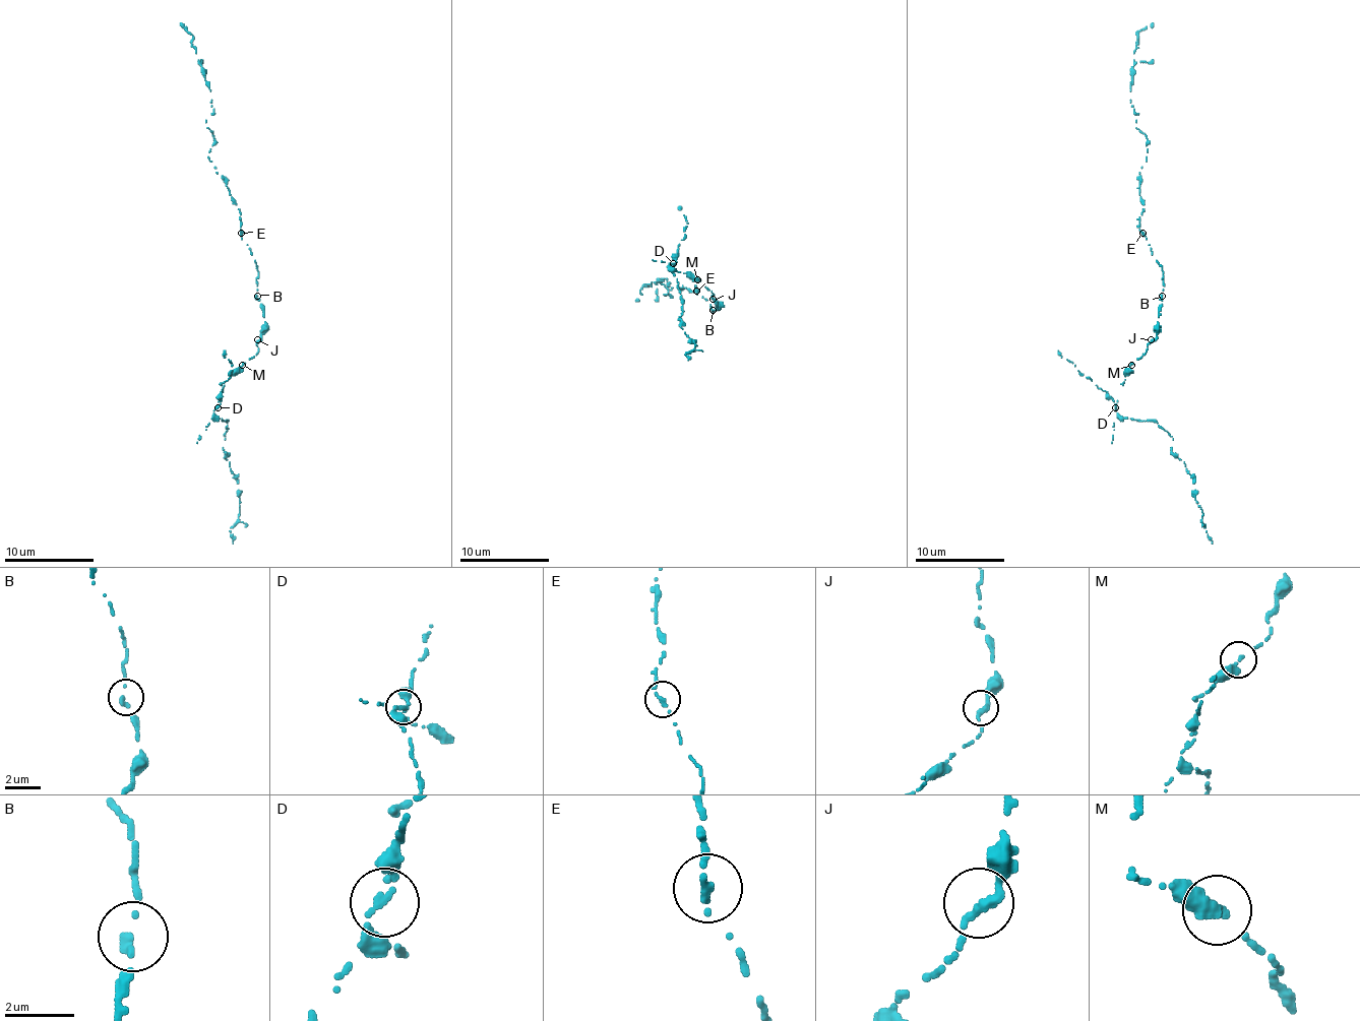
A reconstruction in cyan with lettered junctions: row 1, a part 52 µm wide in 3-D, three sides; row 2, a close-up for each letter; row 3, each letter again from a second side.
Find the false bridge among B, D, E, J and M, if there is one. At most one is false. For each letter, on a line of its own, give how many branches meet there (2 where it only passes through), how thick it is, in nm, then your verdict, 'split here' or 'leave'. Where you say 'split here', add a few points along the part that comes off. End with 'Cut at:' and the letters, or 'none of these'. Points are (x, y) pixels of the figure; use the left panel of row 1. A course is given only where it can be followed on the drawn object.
B: 2 branches meet; 200 nm thick; leave
D: 2 branches meet; 200 nm thick; split here; foreign part runs (218, 406), (218, 418), (227, 420), (225, 451), (238, 483), (240, 516), (231, 527), (233, 543)
E: 1 branches meet; 260 nm thick; leave
J: 2 branches meet; 260 nm thick; leave
M: 2 branches meet; 220 nm thick; leave
Cut at: D

